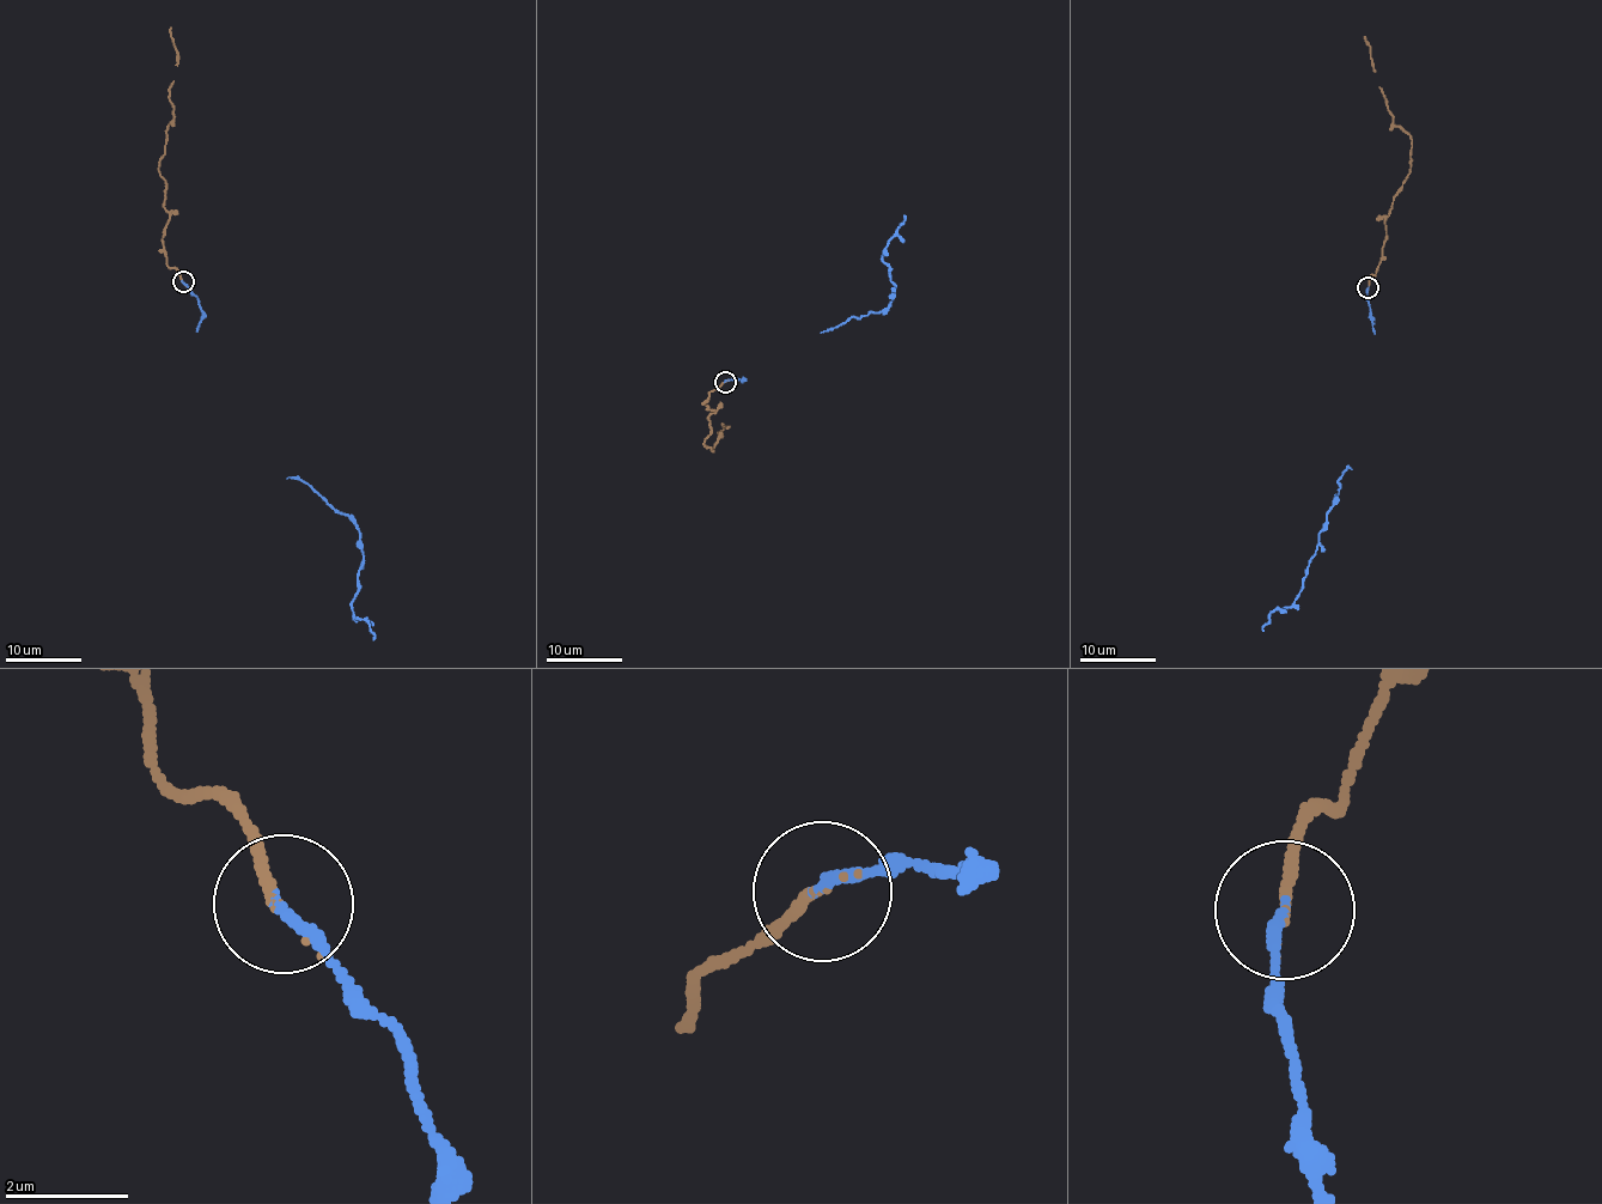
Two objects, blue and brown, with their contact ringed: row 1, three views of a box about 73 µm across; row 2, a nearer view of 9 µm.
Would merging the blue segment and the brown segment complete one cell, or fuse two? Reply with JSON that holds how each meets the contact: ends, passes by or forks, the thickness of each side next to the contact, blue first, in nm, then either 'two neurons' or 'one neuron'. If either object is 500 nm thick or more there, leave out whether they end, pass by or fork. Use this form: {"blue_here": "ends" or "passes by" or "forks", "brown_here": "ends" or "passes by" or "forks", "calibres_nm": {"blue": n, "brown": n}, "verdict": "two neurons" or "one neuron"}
{"blue_here": "ends", "brown_here": "ends", "calibres_nm": {"blue": 200, "brown": 170}, "verdict": "one neuron"}

